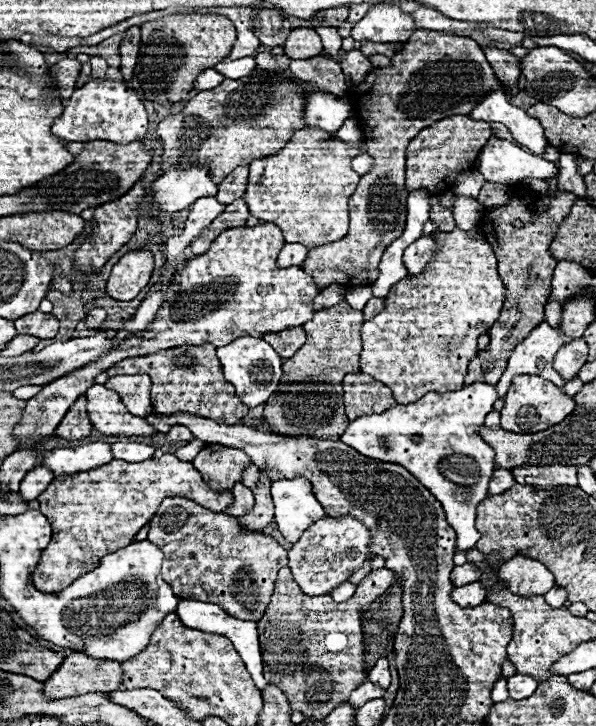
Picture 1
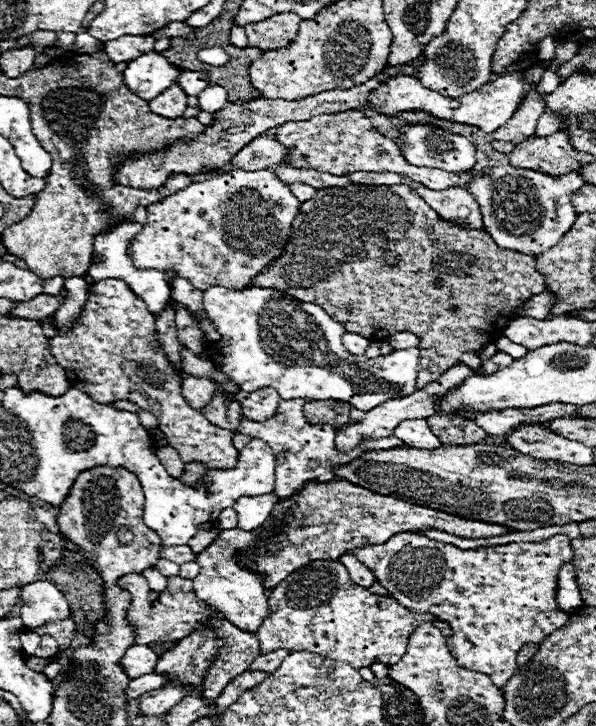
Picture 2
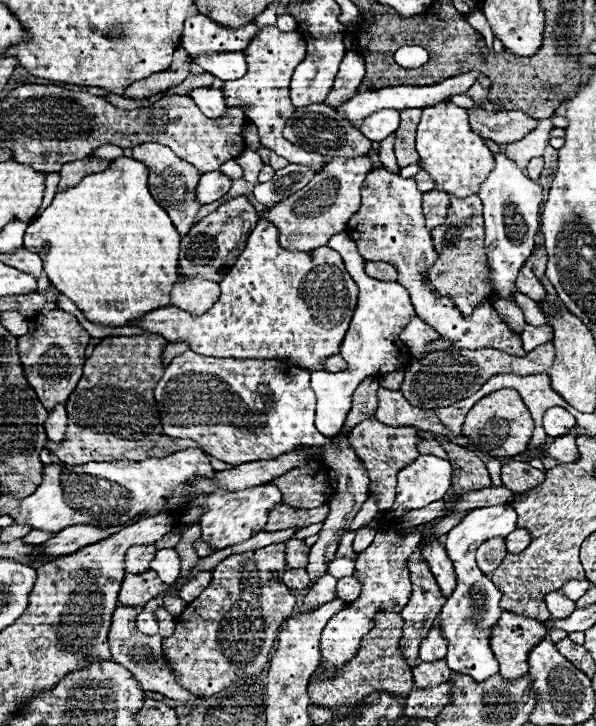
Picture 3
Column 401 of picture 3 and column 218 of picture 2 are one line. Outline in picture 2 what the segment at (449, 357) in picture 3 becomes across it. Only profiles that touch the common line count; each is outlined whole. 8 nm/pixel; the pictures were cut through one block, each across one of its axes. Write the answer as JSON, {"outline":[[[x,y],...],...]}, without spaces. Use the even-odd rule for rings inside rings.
{"outline":[[[186,376],[182,378],[182,394],[184,400],[194,408],[194,410],[202,410],[206,406],[206,402],[210,402],[214,392],[224,392],[222,388],[218,388],[216,384],[212,384],[206,378],[194,378],[194,376]]]}

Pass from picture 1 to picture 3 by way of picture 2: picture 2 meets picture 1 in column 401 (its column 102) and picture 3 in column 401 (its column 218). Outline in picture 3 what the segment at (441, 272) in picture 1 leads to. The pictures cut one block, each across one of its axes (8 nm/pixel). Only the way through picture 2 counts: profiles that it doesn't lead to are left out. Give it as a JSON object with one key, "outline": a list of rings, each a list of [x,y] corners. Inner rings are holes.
{"outline":[[[364,420],[360,422],[350,434],[348,434],[348,444],[354,448],[356,456],[364,464],[364,470],[370,478],[368,492],[378,500],[378,510],[390,510],[396,498],[396,474],[404,466],[408,466],[414,458],[418,458],[416,444],[420,436],[416,436],[416,428],[404,426],[404,428],[392,428],[386,426],[378,420]]]}

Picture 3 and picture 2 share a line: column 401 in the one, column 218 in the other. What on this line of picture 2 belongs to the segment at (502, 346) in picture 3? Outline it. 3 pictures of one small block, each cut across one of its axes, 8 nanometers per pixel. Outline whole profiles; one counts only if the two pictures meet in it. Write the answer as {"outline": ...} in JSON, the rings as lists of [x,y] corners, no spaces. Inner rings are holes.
{"outline":[[[234,168],[216,178],[190,184],[188,188],[174,192],[158,204],[146,206],[148,222],[132,242],[132,258],[140,268],[174,270],[182,278],[188,278],[198,290],[206,290],[216,284],[232,290],[242,290],[250,286],[252,278],[264,266],[268,266],[276,256],[282,254],[292,230],[292,220],[296,218],[298,210],[300,202],[290,192],[290,186],[280,182],[274,172],[248,172]]]}

